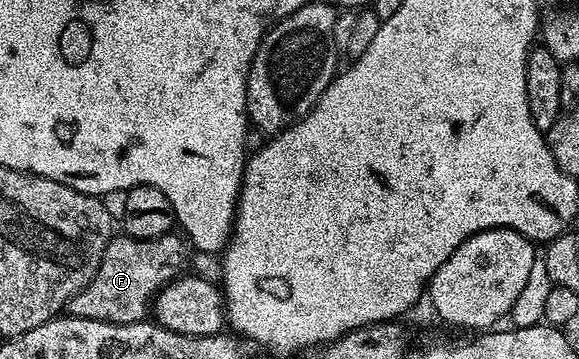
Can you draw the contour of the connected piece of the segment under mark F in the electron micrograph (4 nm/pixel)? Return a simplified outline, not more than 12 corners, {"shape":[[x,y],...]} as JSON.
{"shape":[[175,232],[112,237],[77,318],[144,321],[188,269]]}

